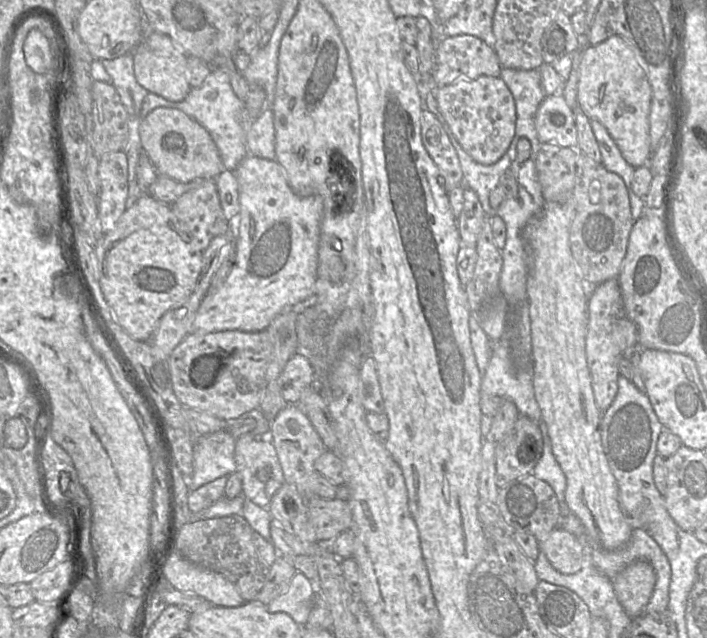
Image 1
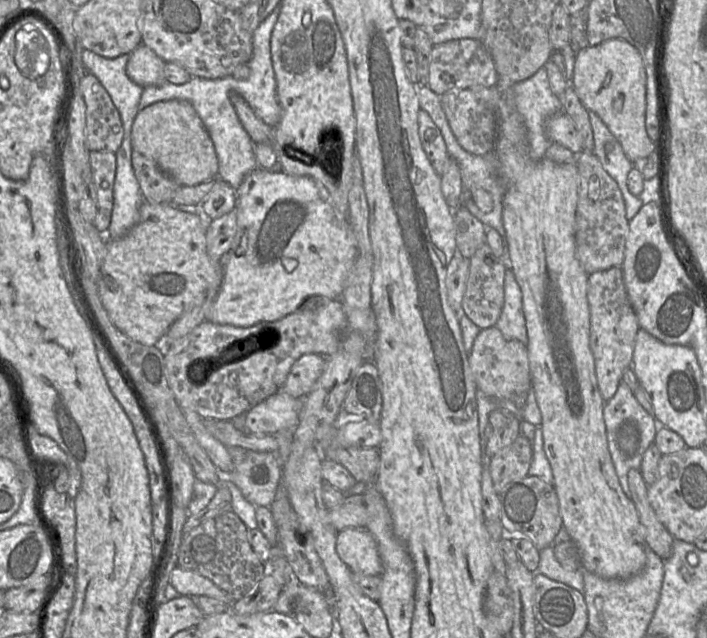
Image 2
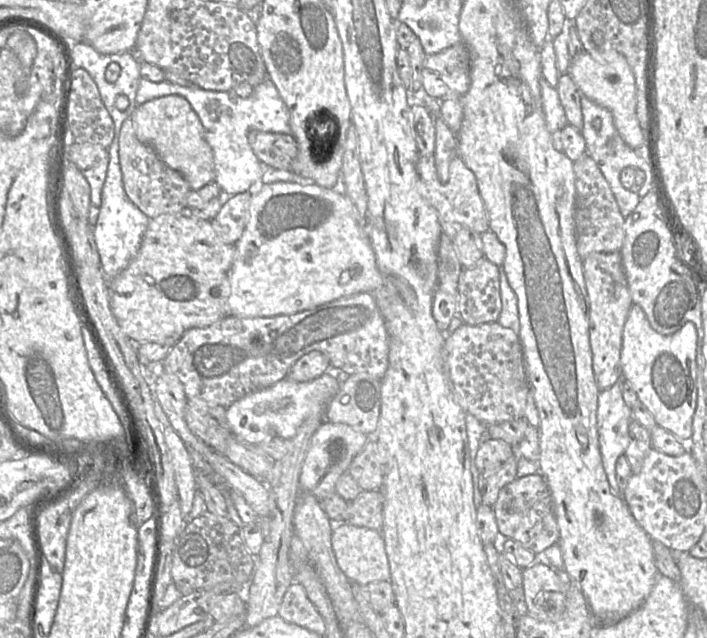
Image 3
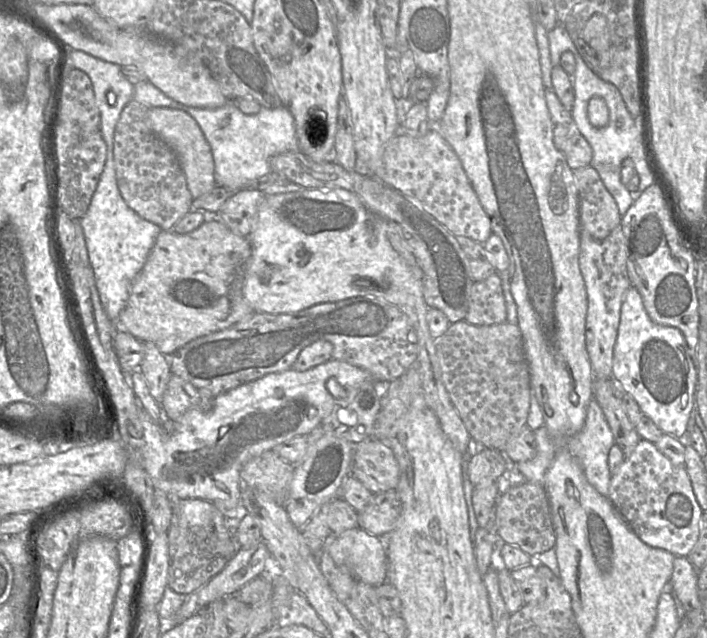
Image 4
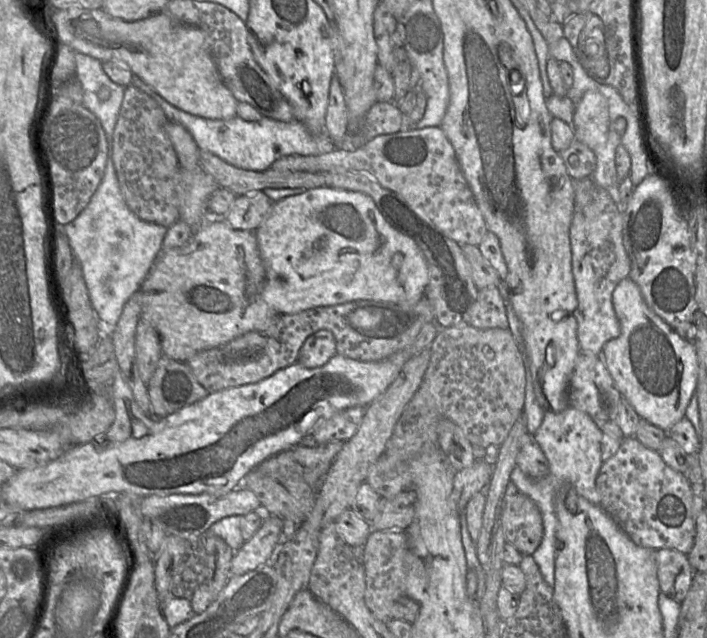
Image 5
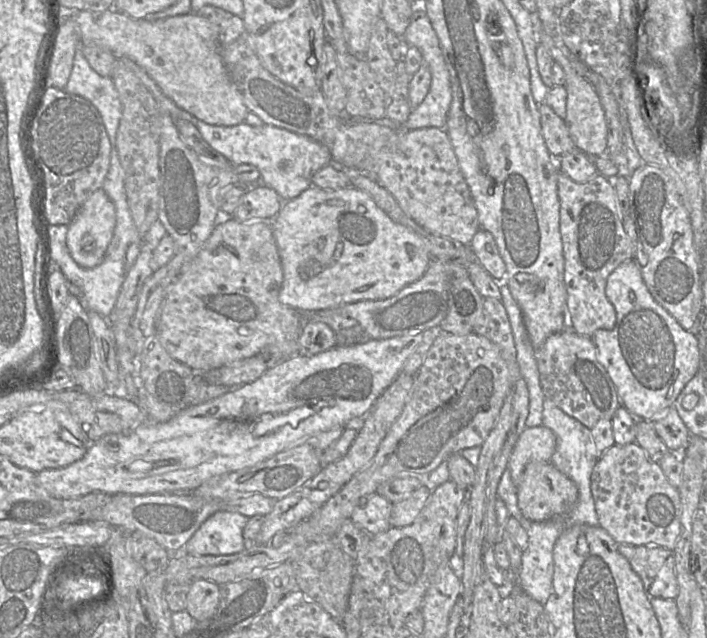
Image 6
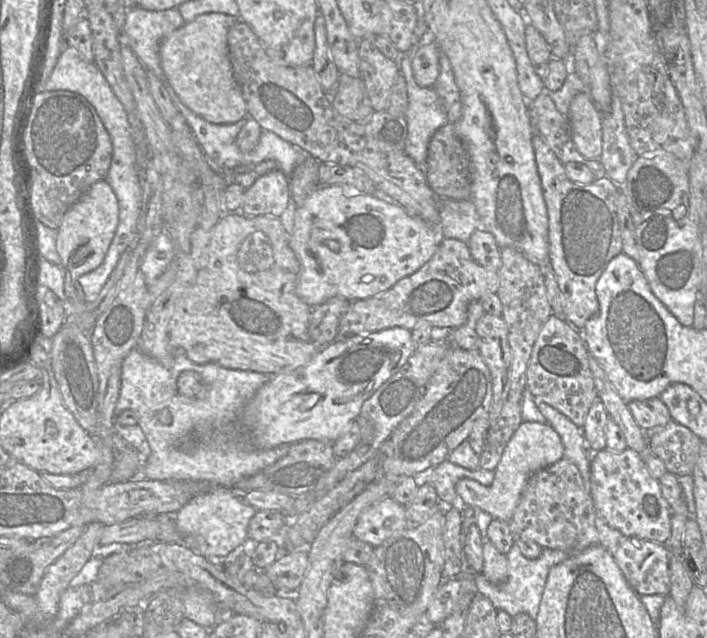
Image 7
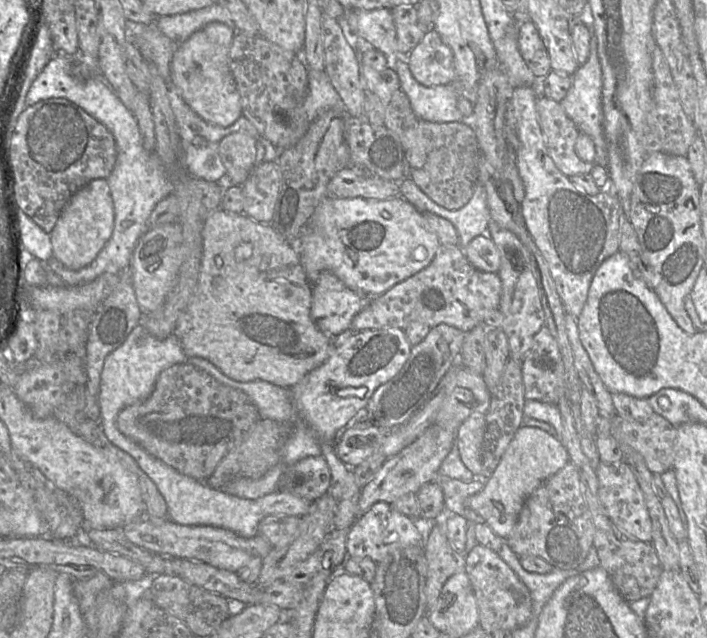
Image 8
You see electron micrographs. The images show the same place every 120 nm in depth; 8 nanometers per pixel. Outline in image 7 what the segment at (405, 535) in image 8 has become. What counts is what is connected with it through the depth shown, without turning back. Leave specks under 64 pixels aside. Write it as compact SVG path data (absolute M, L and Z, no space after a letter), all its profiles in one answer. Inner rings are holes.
M388 496L360 514L352 537L375 548L406 528L405 508Z

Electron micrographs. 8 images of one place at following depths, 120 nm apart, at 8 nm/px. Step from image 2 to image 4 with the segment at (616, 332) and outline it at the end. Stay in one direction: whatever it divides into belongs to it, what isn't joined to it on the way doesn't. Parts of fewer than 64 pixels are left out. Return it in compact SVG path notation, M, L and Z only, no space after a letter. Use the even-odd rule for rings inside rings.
M621 225L605 239L596 240L581 233L579 268L587 293L585 343L595 378L612 377L614 346L620 323L621 306L631 287L627 270L627 247Z

